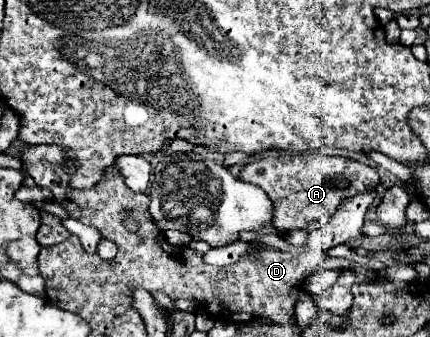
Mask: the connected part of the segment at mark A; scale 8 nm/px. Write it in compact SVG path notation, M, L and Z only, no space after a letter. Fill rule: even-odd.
M304 153L256 159L240 171L240 179L264 189L264 193L270 197L274 205L272 223L278 229L296 231L304 229L308 223L332 215L342 199L352 197L366 189L374 189L378 185L380 175L374 167L348 157Z

